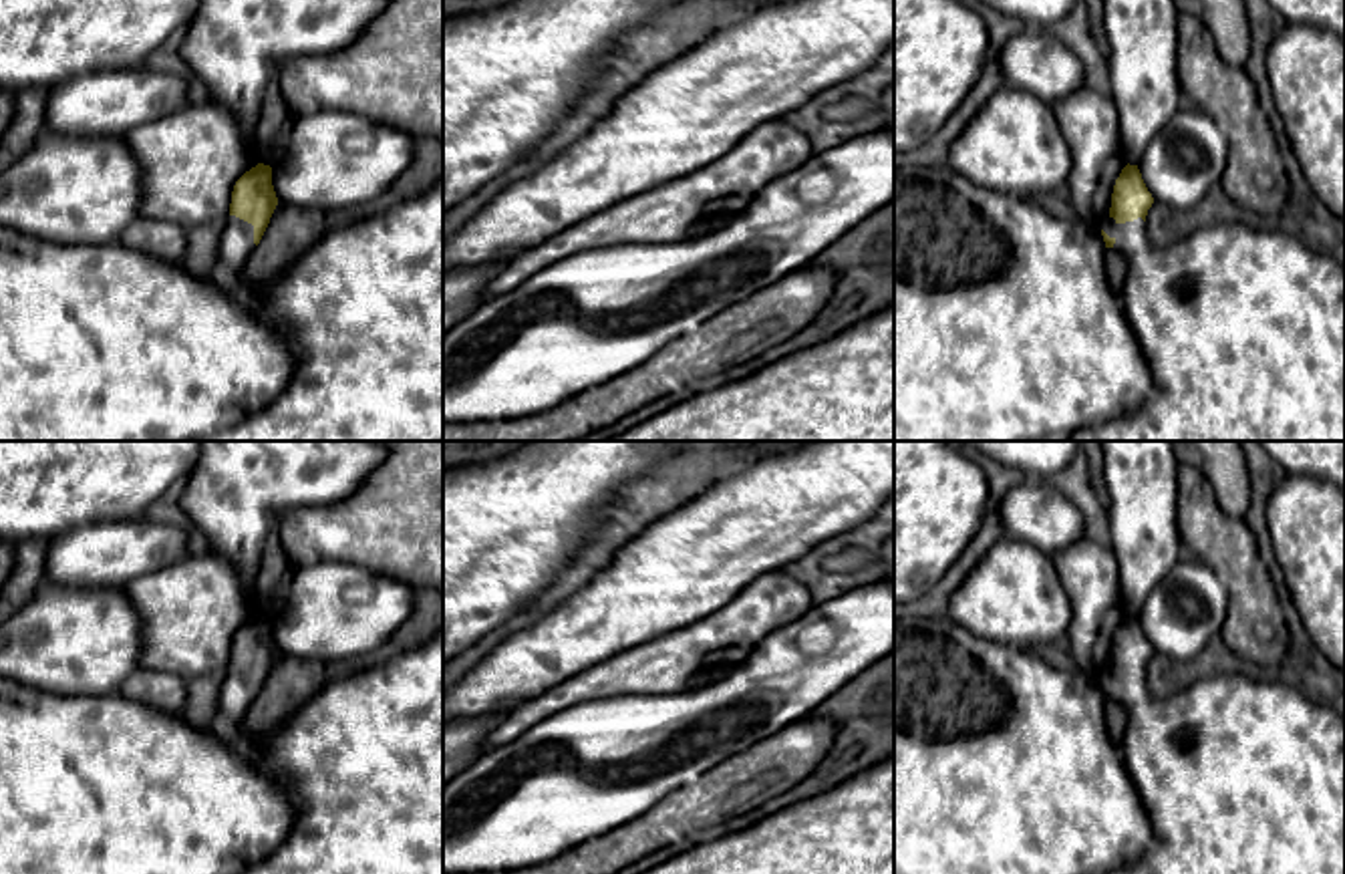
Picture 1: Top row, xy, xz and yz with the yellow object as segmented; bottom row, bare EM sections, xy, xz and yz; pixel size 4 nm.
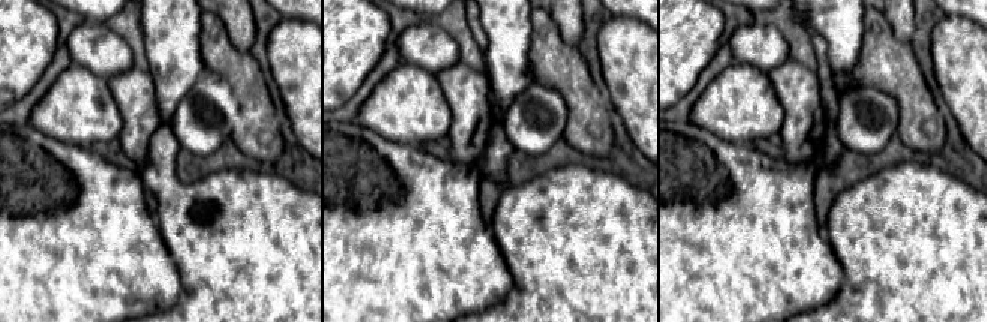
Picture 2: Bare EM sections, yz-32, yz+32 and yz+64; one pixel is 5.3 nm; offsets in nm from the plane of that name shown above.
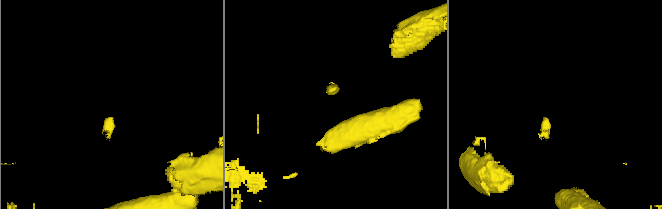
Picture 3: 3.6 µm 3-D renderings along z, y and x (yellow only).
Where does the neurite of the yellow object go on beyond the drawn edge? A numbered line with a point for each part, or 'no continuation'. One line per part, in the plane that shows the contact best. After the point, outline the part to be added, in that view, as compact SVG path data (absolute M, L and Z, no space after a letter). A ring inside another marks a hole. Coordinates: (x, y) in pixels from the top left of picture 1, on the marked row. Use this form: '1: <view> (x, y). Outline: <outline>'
1: xy (365, 301). Outline: M443 177L407 201L348 226L328 230L268 284L250 284L244 276L254 248L254 226L228 215L219 240L217 264L234 272L238 286L232 292L242 296L270 326L278 328L290 340L296 352L296 371L288 387L264 411L197 441L443 441Z

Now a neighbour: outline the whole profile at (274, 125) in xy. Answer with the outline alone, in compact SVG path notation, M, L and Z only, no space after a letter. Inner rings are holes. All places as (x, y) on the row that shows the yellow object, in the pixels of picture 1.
M280 62L270 64L262 117L256 129L256 157L272 165L286 151L292 133L292 111L280 91Z

